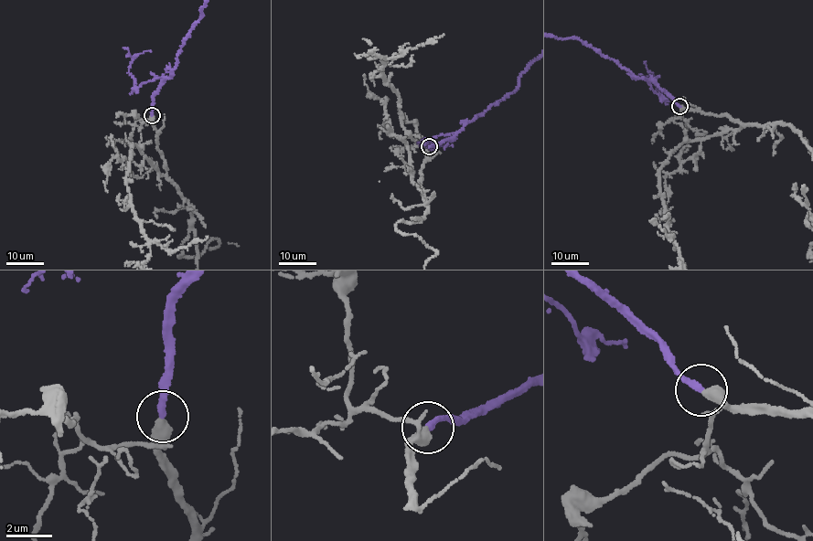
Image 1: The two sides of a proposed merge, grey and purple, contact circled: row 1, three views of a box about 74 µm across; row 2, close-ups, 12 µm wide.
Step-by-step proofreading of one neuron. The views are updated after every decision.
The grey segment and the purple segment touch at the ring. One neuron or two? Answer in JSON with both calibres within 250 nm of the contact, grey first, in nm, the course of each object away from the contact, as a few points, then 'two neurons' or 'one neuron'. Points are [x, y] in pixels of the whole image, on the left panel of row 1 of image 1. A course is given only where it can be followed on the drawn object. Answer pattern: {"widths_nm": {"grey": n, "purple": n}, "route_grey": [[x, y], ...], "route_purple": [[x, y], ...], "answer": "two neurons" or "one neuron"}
{"widths_nm": {"grey": 500, "purple": 280}, "route_purple": [[152, 114], [155, 94], [171, 74], [181, 47], [199, 20], [202, 14], [199, 10]], "answer": "one neuron"}

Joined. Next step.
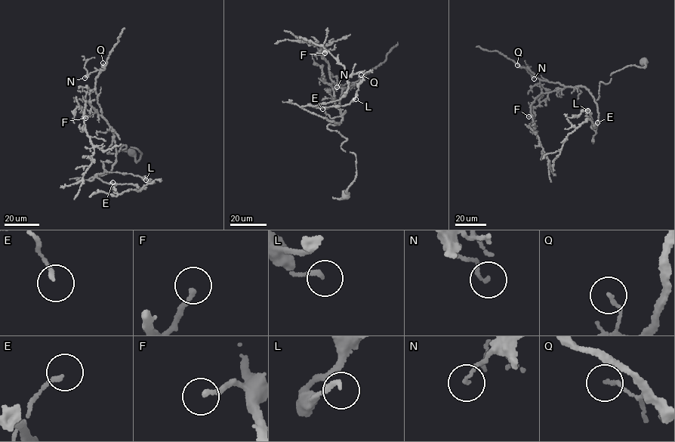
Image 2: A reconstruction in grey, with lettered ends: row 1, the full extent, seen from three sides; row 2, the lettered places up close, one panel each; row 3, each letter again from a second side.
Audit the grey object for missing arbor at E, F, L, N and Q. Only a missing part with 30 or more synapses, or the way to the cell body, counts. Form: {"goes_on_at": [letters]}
{"goes_on_at": ["F"]}

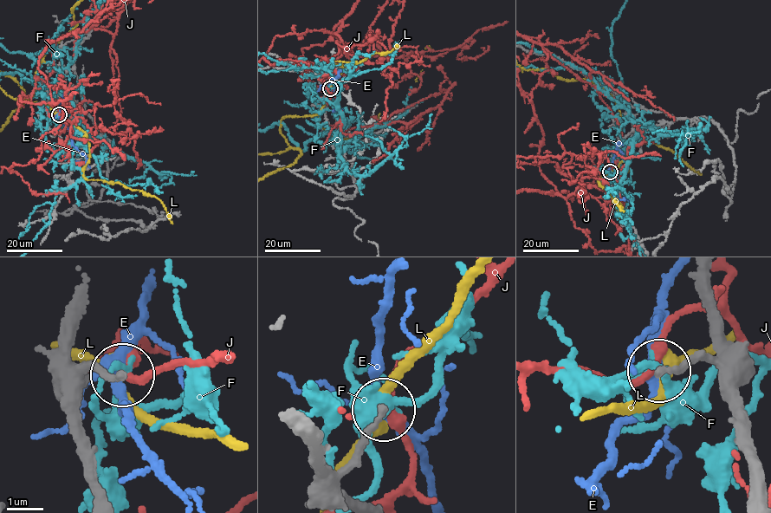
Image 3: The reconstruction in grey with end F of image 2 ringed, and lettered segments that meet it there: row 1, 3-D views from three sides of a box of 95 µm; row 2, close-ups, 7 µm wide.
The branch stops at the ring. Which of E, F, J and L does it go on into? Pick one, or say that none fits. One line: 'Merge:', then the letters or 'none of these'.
Merge: none of these

